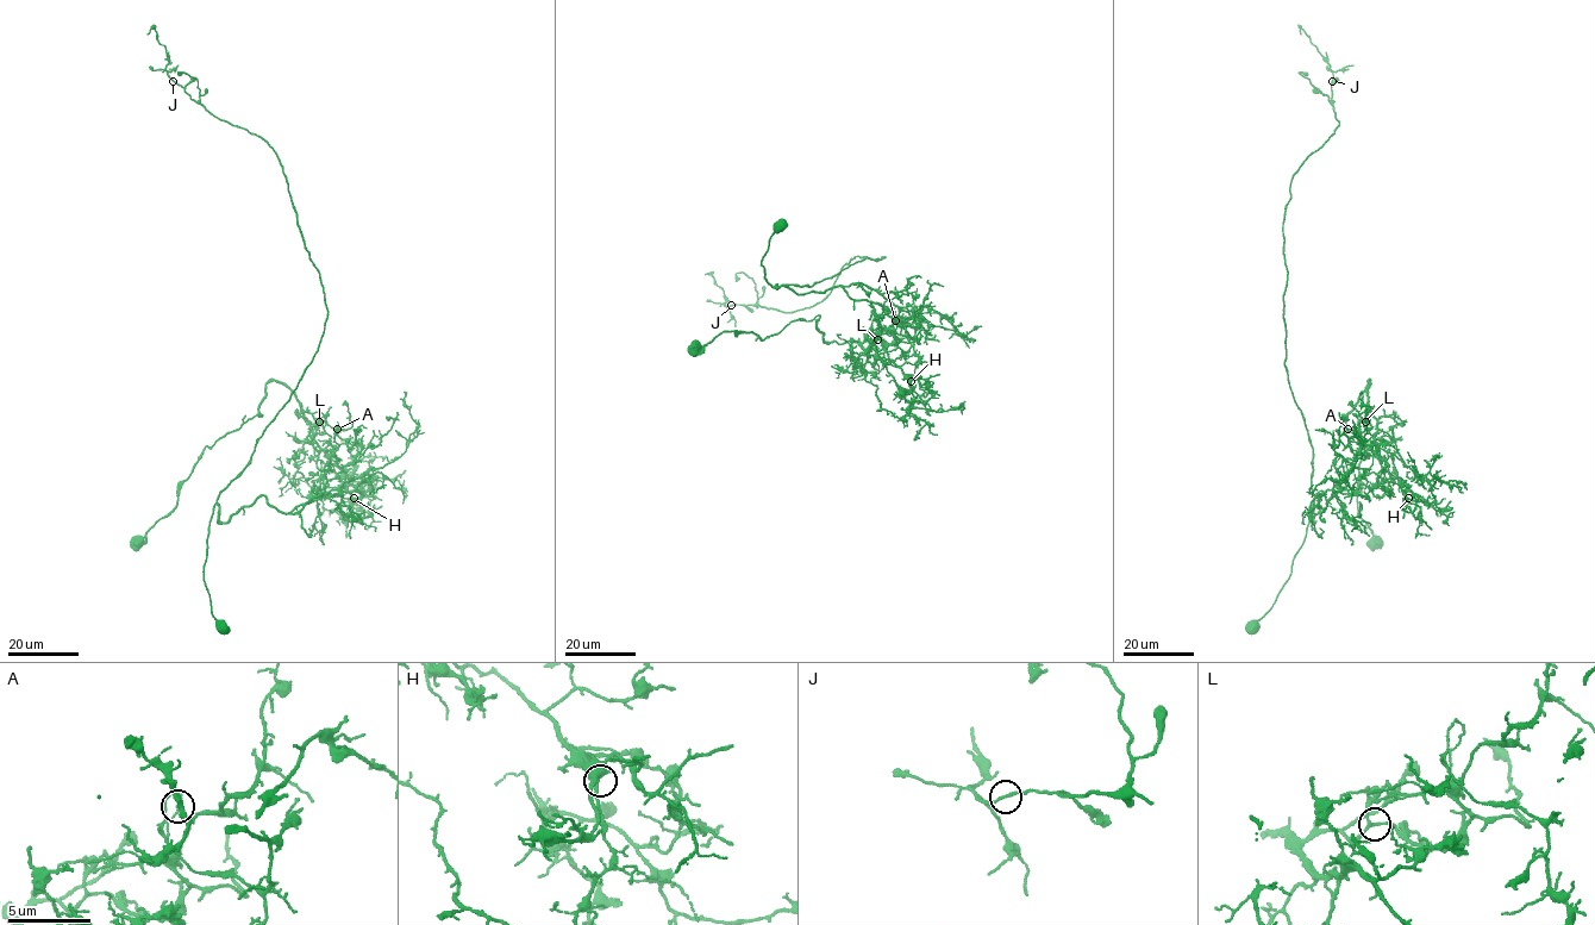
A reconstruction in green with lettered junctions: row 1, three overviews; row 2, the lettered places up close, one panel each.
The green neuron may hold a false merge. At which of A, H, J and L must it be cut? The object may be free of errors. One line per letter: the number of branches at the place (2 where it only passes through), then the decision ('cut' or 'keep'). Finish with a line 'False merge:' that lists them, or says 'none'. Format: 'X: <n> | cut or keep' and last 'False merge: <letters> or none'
A: 2 | cut
H: 3 | keep
J: 2 | keep
L: 3 | keep
False merge: A

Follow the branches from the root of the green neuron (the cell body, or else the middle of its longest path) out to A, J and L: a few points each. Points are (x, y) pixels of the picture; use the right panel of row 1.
A: (1375, 542), (1357, 507), (1358, 466), (1365, 447), (1345, 424), (1368, 380), (1371, 427), (1348, 429)
J: (1375, 542), (1345, 424), (1370, 382), (1373, 464), (1313, 522), (1284, 364), (1284, 212), (1339, 125), (1332, 81)
L: (1375, 542), (1357, 507), (1358, 466), (1365, 447), (1345, 424), (1345, 416), (1368, 380), (1365, 422)

